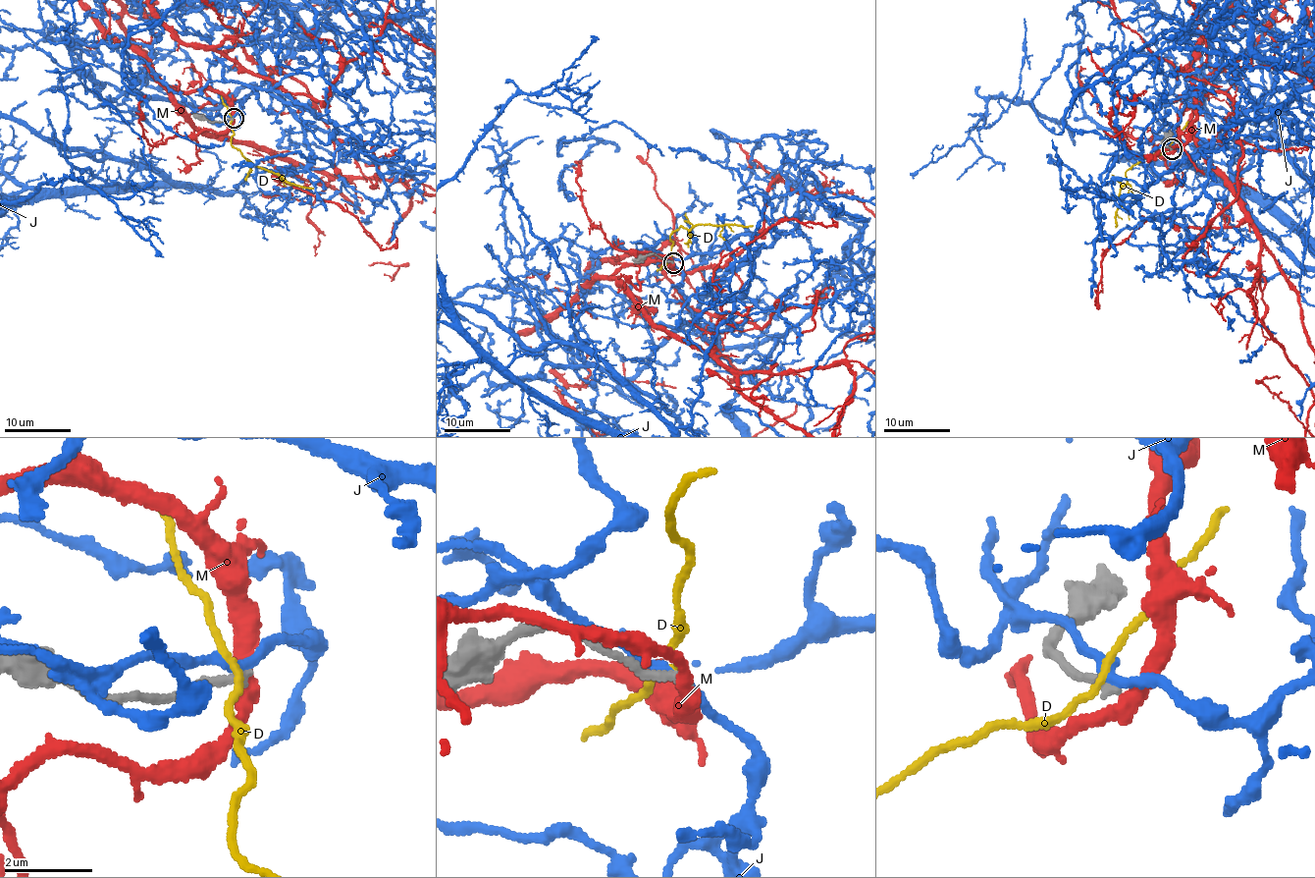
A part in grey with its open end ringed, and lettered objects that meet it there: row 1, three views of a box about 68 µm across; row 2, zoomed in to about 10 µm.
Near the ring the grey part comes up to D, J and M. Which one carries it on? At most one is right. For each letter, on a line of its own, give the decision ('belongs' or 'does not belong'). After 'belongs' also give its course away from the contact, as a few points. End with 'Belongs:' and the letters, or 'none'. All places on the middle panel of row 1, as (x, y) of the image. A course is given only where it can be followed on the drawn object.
D: does not belong
J: does not belong
M: does not belong
Belongs: none

